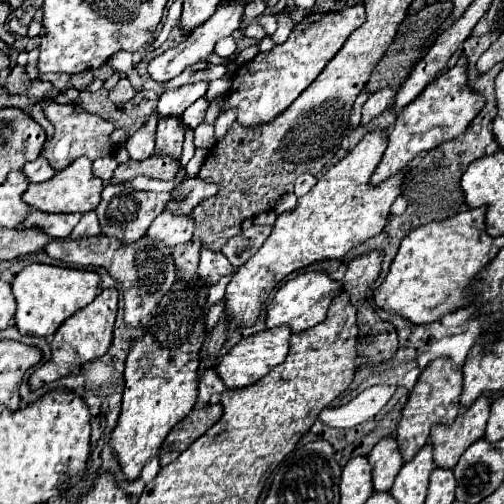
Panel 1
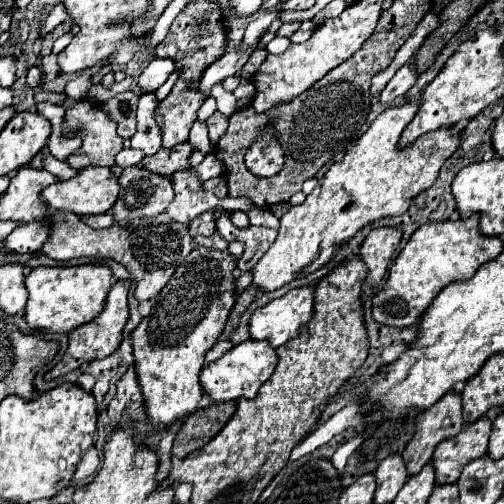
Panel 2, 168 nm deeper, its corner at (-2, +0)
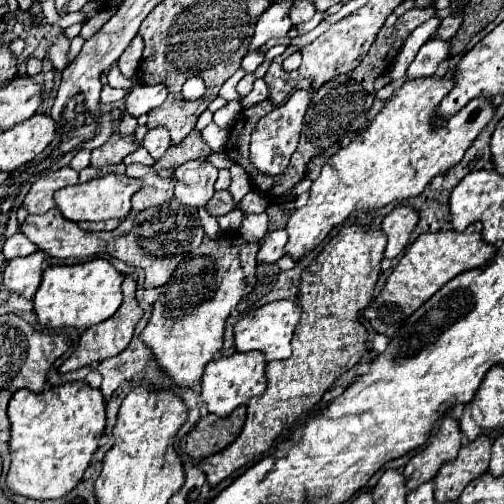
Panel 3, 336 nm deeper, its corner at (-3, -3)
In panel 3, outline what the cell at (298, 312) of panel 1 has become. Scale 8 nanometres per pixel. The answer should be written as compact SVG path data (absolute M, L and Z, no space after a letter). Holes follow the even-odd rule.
M278 300L270 302L266 306L260 306L258 310L252 310L242 320L234 324L234 348L238 352L250 352L260 350L266 356L266 362L272 360L286 360L290 356L290 340L294 326L300 320L300 308L294 300Z

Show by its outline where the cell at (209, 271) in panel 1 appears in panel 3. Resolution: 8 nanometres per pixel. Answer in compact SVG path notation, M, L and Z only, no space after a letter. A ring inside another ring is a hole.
M198 208L198 214L200 214L200 220L202 220L202 224L204 224L204 232L206 232L208 236L212 236L214 240L220 238L220 236L222 236L222 230L220 230L216 218L214 218L212 214L208 214L206 208Z

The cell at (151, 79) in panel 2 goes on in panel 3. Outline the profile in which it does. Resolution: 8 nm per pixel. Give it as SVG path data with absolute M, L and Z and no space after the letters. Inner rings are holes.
M138 84L126 98L126 114L130 114L132 118L140 118L142 114L162 104L166 96L168 96L168 88L164 84L156 84L156 86Z

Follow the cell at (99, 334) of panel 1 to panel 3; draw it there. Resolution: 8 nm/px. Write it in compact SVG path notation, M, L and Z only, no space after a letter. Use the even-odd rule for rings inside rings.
M128 274L128 276L126 276L126 280L124 280L124 284L122 284L124 302L122 302L122 306L118 308L118 312L116 312L112 318L108 318L108 320L104 320L104 322L100 322L100 324L96 324L96 326L90 326L90 328L82 334L76 352L60 366L60 372L70 372L70 370L78 370L78 368L82 368L82 366L92 366L94 362L100 362L100 360L104 360L104 358L112 358L112 356L120 354L120 352L130 344L132 334L134 334L134 328L136 328L138 320L142 318L142 308L140 308L138 302L136 302L136 280L138 280L136 274Z

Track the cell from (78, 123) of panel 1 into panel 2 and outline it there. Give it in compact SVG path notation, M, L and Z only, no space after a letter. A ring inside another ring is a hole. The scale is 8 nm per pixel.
M79 101L73 107L65 109L65 123L71 129L83 129L83 133L79 133L83 145L67 157L67 165L73 169L83 169L87 165L105 165L111 167L115 165L115 155L123 149L123 139L117 135L117 123L111 121L107 117L107 113L103 113L103 109L99 109L97 103L91 101Z

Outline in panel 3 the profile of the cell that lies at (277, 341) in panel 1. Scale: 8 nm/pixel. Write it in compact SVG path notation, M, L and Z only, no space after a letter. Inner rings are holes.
M234 352L230 356L222 356L212 360L202 376L202 392L200 398L206 404L208 412L216 416L228 416L232 410L236 410L240 404L246 404L250 398L264 394L266 390L266 376L264 376L266 360L262 352Z

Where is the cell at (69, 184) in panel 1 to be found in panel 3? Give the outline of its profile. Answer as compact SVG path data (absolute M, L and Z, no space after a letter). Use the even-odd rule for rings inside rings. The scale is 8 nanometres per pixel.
M106 174L84 184L64 186L54 194L54 200L62 214L72 222L100 222L110 218L126 218L130 214L130 198L136 194L136 190L140 190L140 180L120 174Z

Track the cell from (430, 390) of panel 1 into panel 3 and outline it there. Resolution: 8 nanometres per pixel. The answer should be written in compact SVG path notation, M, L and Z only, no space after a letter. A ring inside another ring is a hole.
M446 414L434 440L430 440L424 452L418 452L406 464L404 468L406 488L416 490L420 484L434 480L442 464L456 460L460 448L462 448L462 432L458 428L458 422L450 414Z

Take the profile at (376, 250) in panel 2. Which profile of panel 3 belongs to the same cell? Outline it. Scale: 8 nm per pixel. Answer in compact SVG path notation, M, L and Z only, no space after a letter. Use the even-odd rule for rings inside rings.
M396 206L382 222L382 230L388 236L388 244L386 244L386 258L396 258L408 244L410 234L414 230L414 226L418 224L420 216L418 210L410 208L410 206Z

